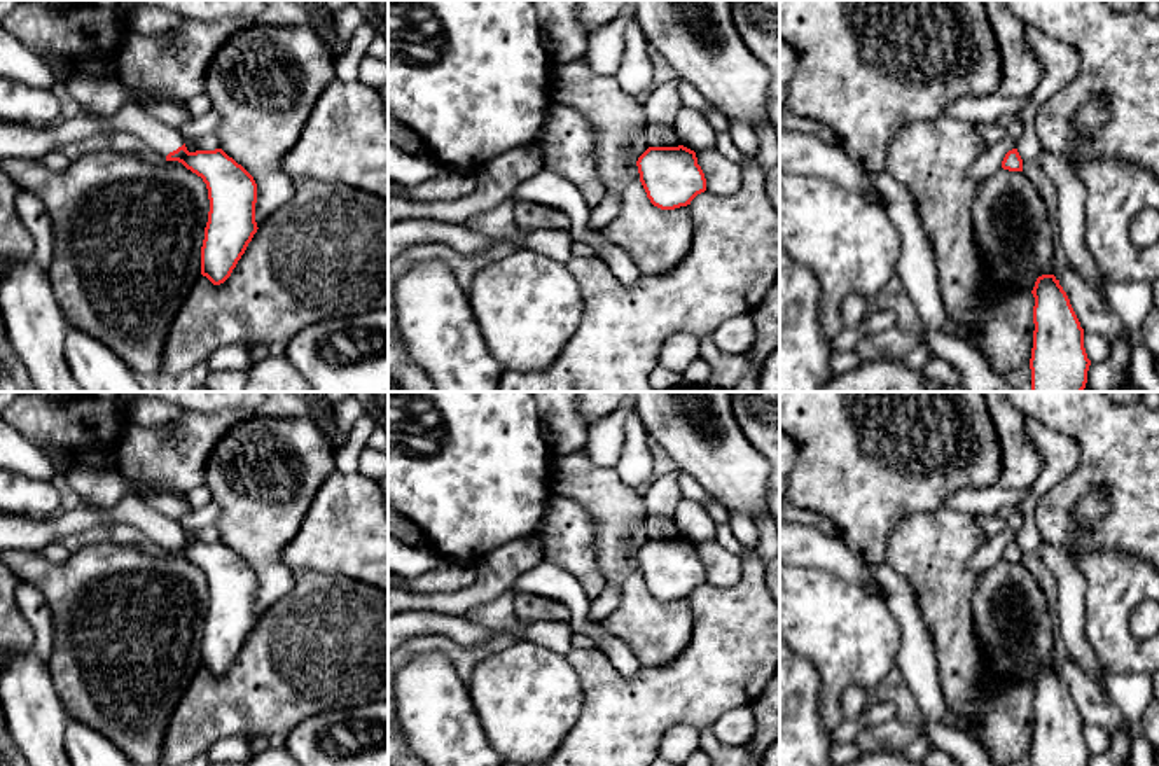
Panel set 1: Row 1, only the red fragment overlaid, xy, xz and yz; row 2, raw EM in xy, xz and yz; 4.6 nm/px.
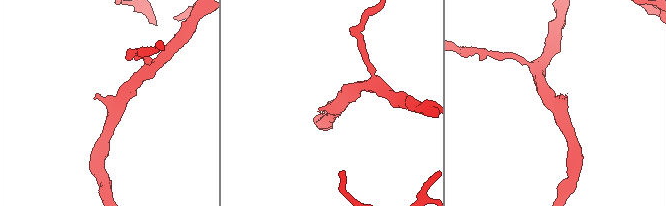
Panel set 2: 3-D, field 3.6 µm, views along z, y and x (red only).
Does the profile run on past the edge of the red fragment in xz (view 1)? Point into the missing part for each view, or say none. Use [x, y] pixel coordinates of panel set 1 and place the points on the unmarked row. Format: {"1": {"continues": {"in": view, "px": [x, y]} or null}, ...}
{"1": {"continues": null}}

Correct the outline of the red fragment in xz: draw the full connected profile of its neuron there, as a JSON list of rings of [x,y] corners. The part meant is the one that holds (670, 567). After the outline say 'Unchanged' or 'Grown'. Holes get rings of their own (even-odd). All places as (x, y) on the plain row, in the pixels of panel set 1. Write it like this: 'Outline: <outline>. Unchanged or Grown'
Outline: [[[649,539],[636,553],[640,574],[650,595],[675,602],[706,582],[706,570],[696,544],[678,539]]]. Unchanged

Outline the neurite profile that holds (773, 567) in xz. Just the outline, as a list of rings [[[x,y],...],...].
[[[780,553],[767,563],[766,582],[773,600],[780,605]]]

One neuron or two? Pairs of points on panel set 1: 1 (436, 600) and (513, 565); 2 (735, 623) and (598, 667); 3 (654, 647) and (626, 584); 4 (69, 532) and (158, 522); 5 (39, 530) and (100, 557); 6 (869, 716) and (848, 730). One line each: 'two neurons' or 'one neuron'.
1: one neuron
2: one neuron
3: one neuron
4: one neuron
5: two neurons
6: one neuron

